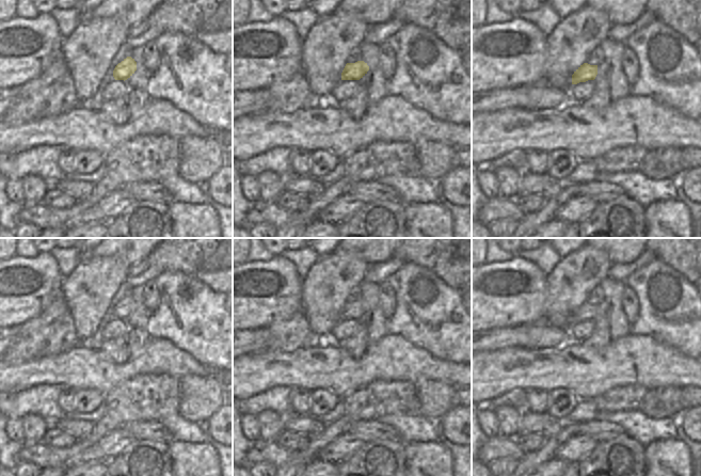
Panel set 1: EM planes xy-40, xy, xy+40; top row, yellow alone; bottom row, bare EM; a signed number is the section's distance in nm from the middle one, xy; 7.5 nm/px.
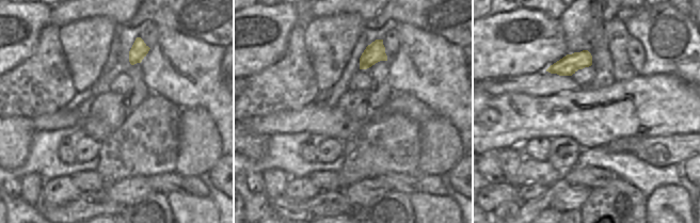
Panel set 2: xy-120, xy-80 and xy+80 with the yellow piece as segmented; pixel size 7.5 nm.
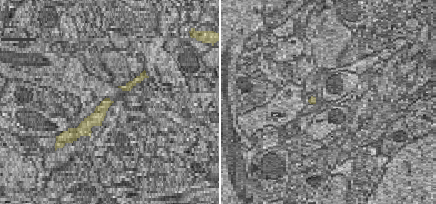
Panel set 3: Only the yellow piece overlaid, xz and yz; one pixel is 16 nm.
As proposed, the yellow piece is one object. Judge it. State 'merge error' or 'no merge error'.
no merge error

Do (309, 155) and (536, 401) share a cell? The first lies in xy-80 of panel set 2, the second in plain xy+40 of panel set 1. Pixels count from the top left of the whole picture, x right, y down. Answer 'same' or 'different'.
same

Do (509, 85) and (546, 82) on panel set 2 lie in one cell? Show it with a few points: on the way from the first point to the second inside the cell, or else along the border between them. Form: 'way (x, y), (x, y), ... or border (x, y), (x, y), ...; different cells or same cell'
way (519, 84), (537, 84); same cell

